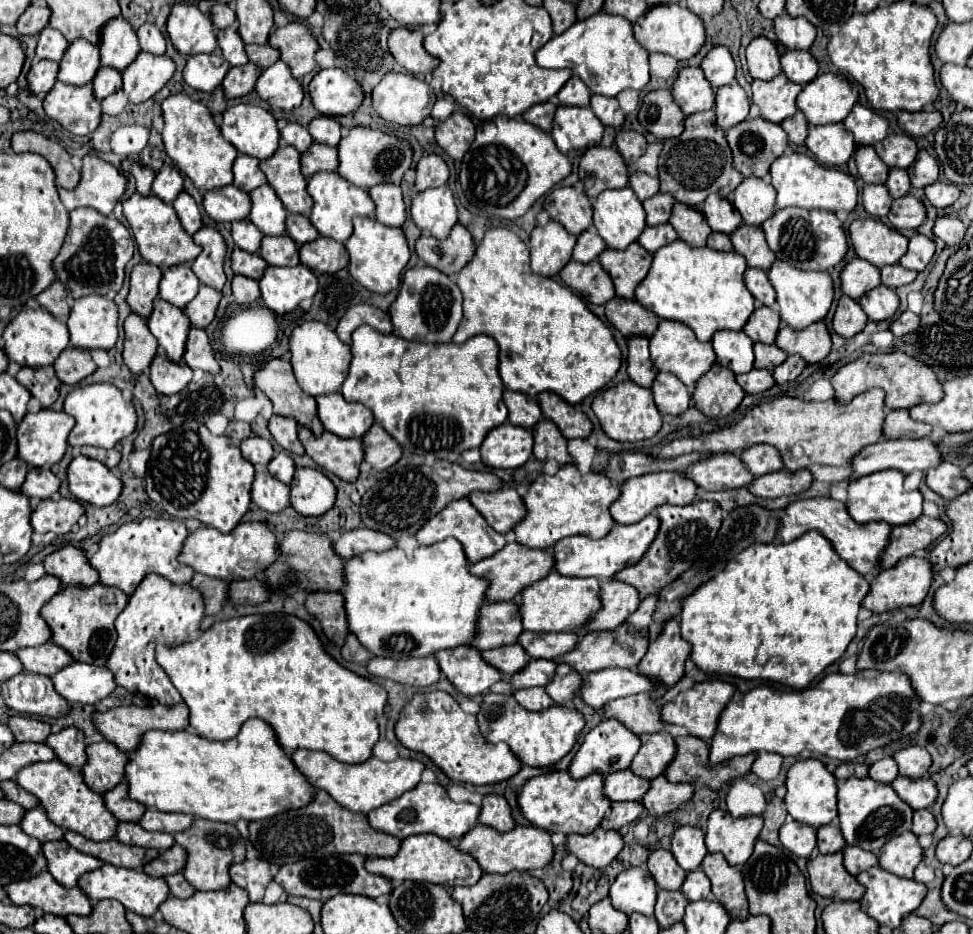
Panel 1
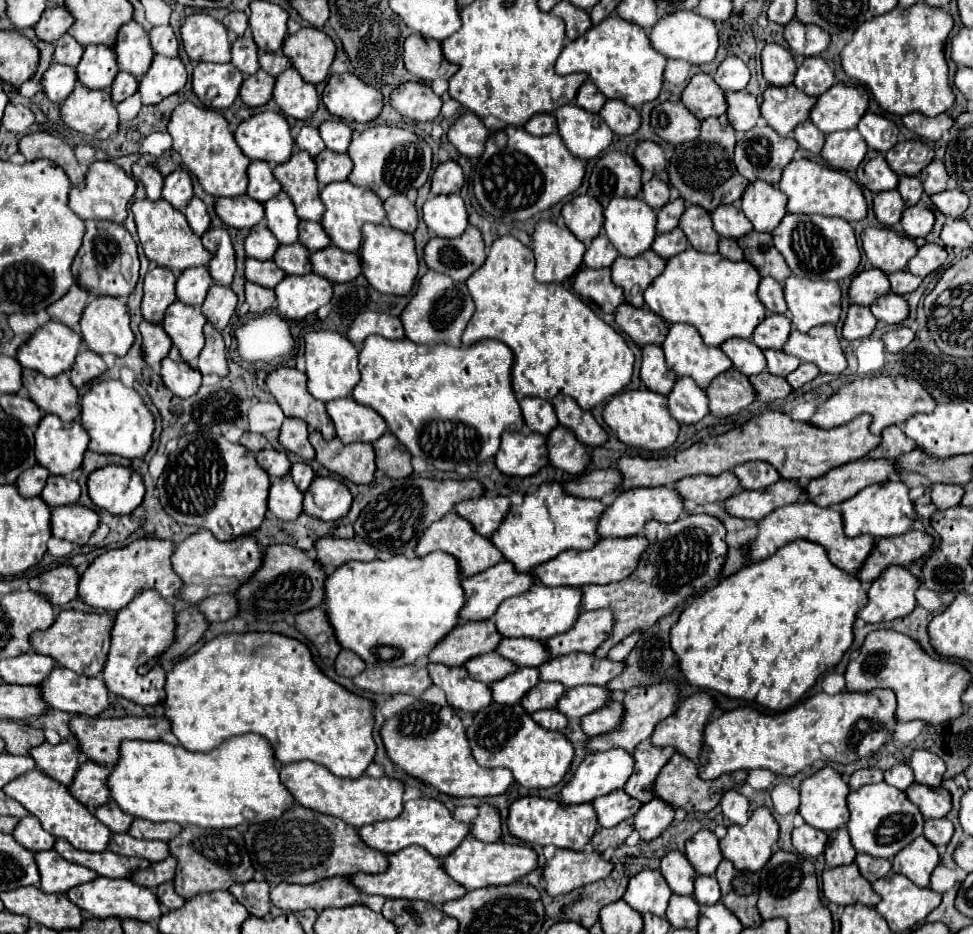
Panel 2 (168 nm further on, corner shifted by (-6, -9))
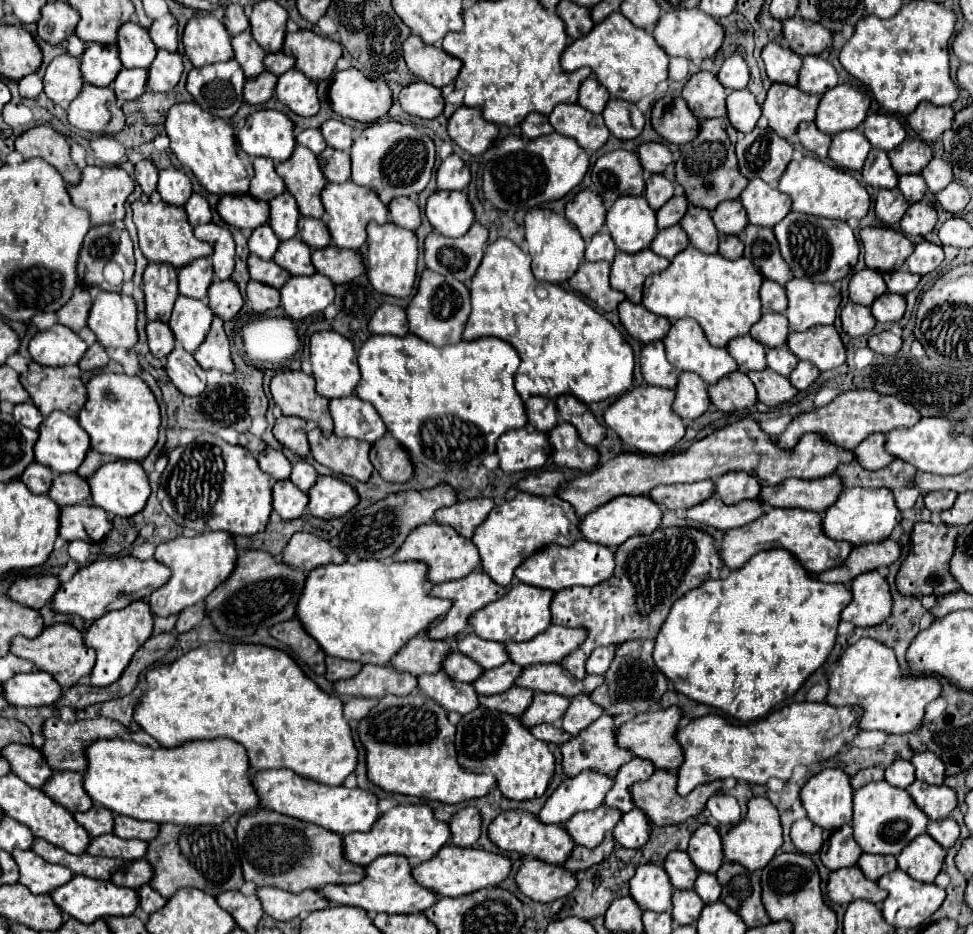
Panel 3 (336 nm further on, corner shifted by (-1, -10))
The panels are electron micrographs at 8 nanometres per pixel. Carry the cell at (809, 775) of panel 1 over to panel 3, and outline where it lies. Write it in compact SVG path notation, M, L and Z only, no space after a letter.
M839 768L821 770L801 788L801 804L807 818L825 830L837 830L851 822L851 800L853 788L849 776Z

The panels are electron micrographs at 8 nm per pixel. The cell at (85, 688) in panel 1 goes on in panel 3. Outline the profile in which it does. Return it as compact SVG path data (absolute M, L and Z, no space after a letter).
M43 670L17 674L15 678L7 680L7 684L3 684L3 692L11 706L27 706L27 708L53 706L63 696L63 688L59 688L59 682Z

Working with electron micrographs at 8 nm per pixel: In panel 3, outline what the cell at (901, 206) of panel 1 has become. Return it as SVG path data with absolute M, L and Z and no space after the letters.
M915 202L907 208L905 216L901 218L901 230L909 236L925 236L937 224L937 212L933 206Z

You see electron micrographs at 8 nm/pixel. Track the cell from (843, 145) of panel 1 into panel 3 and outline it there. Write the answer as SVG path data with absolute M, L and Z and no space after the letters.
M855 128L833 136L833 142L829 146L829 158L839 168L861 170L869 150L871 150L869 140L863 136L861 128Z

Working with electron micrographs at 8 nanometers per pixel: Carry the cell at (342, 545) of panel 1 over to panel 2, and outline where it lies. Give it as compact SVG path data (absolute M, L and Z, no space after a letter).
M322 537L314 541L314 549L316 549L316 561L322 565L326 573L332 573L342 563L348 561L372 561L376 557L372 545L356 539Z

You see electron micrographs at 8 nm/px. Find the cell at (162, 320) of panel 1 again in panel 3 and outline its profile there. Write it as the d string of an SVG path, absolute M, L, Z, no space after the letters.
M179 296L169 320L169 328L175 340L187 350L195 352L203 342L213 320L213 312L207 302L191 300L187 296Z

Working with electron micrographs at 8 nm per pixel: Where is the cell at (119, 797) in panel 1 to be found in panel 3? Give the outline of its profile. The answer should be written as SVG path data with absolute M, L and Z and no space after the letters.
M93 804L87 812L77 812L75 820L91 834L91 836L103 836L113 832L113 812L107 810L103 804Z

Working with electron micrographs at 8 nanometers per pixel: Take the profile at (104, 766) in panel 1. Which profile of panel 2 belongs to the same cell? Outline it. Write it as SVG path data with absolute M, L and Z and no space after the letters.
M84 761L74 775L74 781L68 785L68 791L78 799L86 809L94 811L110 799L110 791L106 787L110 771L104 765L96 765L92 761Z

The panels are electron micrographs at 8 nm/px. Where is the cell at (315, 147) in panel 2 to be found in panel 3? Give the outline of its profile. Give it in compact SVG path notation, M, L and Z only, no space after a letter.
M303 130L297 134L297 144L309 148L313 154L321 154L325 150L325 140L319 130Z

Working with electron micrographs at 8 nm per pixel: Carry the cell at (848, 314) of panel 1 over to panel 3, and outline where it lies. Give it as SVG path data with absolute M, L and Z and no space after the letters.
M849 302L841 310L841 324L843 324L845 334L849 334L851 338L859 338L859 336L865 336L873 330L875 318L867 306Z

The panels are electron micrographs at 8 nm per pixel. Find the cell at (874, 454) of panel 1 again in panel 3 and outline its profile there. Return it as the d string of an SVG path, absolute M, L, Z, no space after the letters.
M839 474L817 480L785 480L777 486L763 486L759 498L777 508L801 508L811 512L825 512L843 492Z

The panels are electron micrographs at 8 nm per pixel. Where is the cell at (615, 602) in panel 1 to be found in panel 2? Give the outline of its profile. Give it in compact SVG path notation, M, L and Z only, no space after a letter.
M608 609L588 611L576 619L570 631L546 639L544 645L548 647L552 657L566 653L592 653L610 635L612 625L614 617Z

